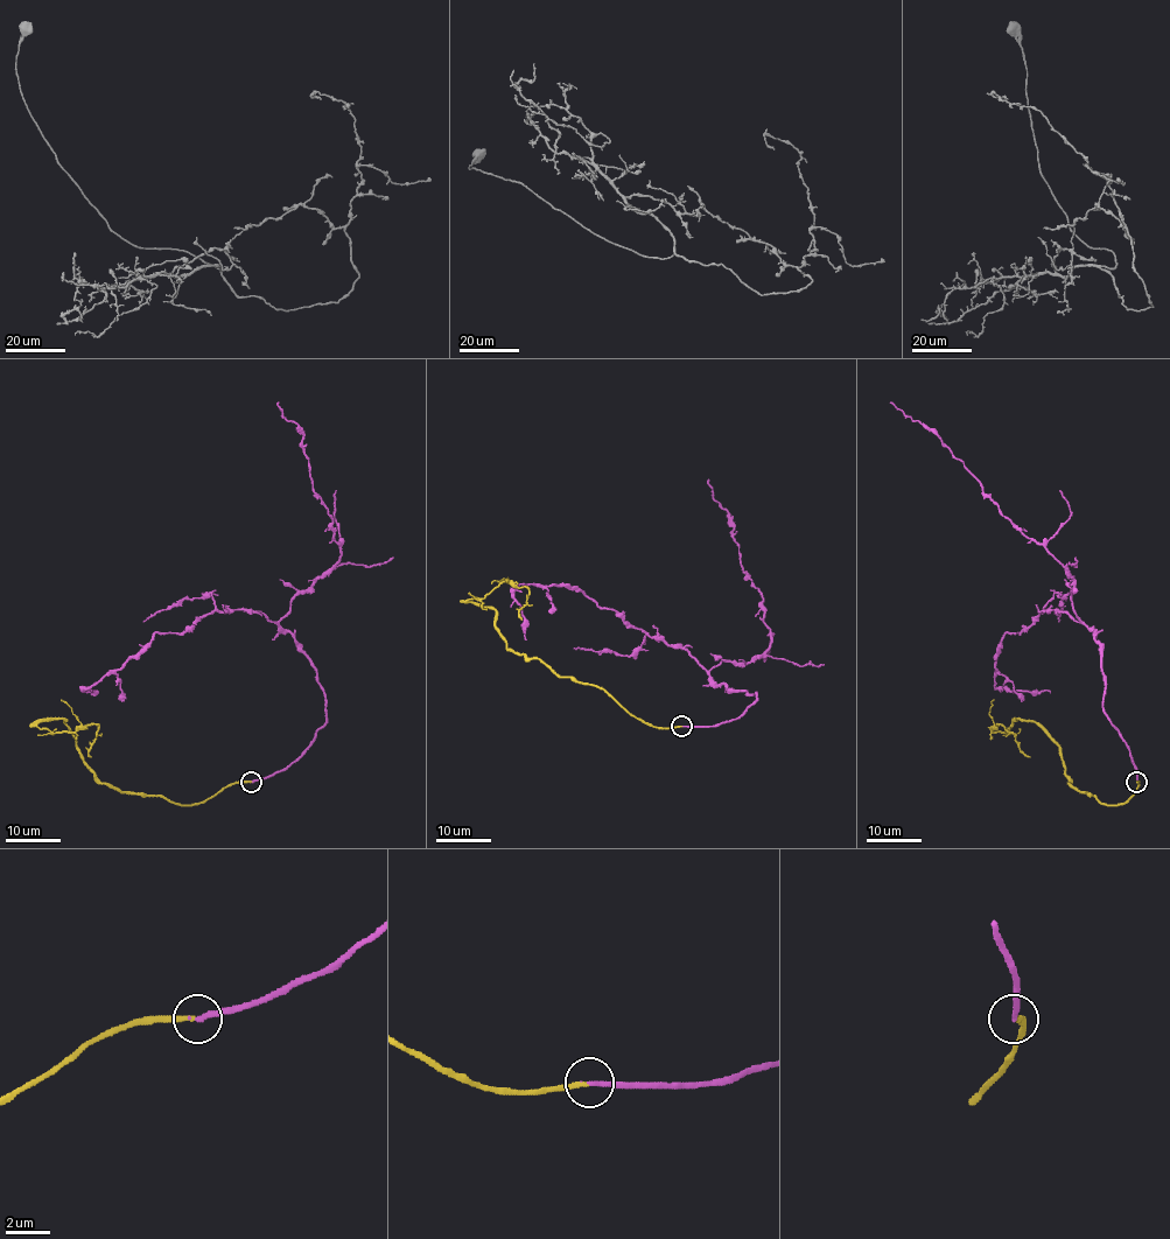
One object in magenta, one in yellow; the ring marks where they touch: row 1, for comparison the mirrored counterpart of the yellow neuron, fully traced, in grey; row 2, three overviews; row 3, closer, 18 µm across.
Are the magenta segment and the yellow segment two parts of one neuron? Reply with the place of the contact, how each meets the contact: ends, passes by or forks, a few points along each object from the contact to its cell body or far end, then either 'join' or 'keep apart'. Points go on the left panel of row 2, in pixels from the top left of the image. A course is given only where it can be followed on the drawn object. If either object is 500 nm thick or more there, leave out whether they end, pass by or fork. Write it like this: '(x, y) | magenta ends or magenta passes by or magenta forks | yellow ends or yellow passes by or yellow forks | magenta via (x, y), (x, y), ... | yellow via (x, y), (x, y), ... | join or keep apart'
(251, 782) | magenta ends | yellow ends | magenta via (252, 782), (289, 767), (326, 721), (310, 659), (279, 621), (340, 555), (302, 432), (278, 403) | yellow via (252, 782), (200, 803), (120, 793), (88, 765), (63, 719), (36, 726), (98, 726), (91, 757) | join

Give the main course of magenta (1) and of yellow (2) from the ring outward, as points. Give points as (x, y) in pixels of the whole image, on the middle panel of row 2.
1: (682, 726), (737, 719), (755, 692), (731, 691), (709, 671), (750, 663), (770, 643), (762, 595), (708, 480)
2: (682, 727), (657, 728), (591, 684), (518, 655), (496, 613), (467, 601), (513, 583), (529, 592), (522, 620)

